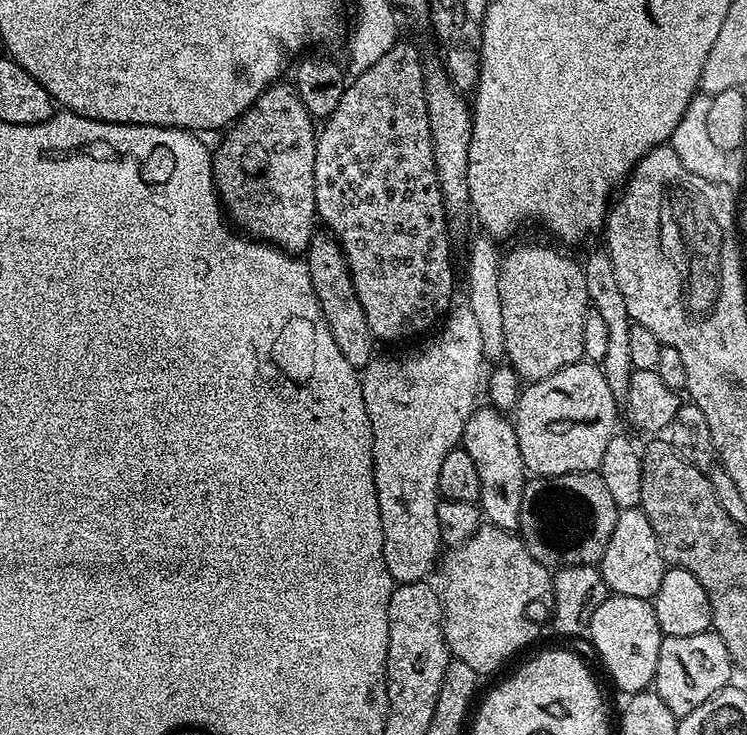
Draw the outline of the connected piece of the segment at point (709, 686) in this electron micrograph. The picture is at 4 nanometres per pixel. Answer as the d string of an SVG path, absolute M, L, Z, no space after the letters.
M715 630L702 634L685 636L664 636L658 650L658 666L654 691L676 717L682 717L698 710L702 702L714 698L714 694L724 691L731 682L731 658L726 650L726 642Z

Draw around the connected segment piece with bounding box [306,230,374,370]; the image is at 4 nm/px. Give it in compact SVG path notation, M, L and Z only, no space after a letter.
M324 230L317 231L308 243L306 263L310 282L314 286L314 294L322 306L322 314L330 326L330 334L334 334L334 342L338 342L338 350L342 350L342 358L346 358L346 362L350 362L350 366L357 370L364 369L374 358L374 351L372 352L374 337L366 322L362 302L358 302L352 271L344 261L344 251L336 237Z

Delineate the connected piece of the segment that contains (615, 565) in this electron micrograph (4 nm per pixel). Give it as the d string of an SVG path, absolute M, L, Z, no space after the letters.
M625 508L617 515L614 534L610 534L606 554L600 559L598 567L609 593L643 600L652 600L658 594L658 586L662 586L666 571L666 561L660 552L654 526L650 526L650 518L646 518L639 508Z

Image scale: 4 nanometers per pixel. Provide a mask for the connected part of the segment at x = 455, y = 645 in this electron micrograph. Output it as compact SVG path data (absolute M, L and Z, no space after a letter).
M484 522L476 533L470 538L466 538L464 544L458 544L449 547L442 556L442 568L444 564L444 588L442 587L442 603L444 605L444 640L448 643L449 653L455 659L466 662L466 666L470 666L470 670L476 672L477 677L484 678L491 672L496 672L515 652L520 652L532 639L536 636L536 624L528 617L528 611L531 610L532 604L536 604L539 600L547 601L552 590L552 576L549 569L537 562L530 554L530 550L526 550L524 541L519 535L506 531L504 528L496 528L493 524Z

